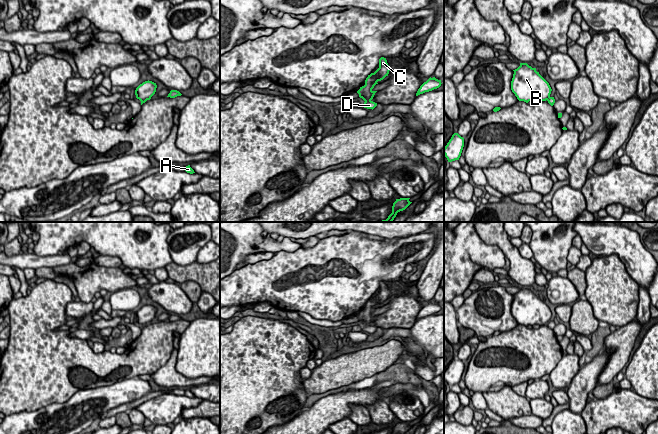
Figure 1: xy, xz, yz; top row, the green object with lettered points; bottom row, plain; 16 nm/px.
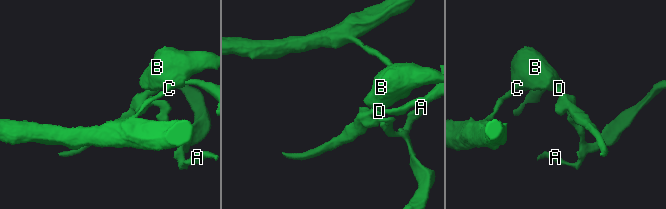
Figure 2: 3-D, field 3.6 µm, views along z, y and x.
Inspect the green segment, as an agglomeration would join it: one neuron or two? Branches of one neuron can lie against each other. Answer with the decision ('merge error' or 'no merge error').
merge error

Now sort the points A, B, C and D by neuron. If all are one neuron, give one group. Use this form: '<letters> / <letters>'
A D / B C

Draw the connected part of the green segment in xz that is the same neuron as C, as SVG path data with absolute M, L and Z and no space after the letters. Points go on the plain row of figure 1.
M381 281L379 283L379 292L374 296L368 299L365 304L365 309L360 311L357 315L359 321L364 325L371 325L377 315L373 315L372 313L378 305L383 304L386 300L388 300L390 295L390 290L387 287L386 282Z

